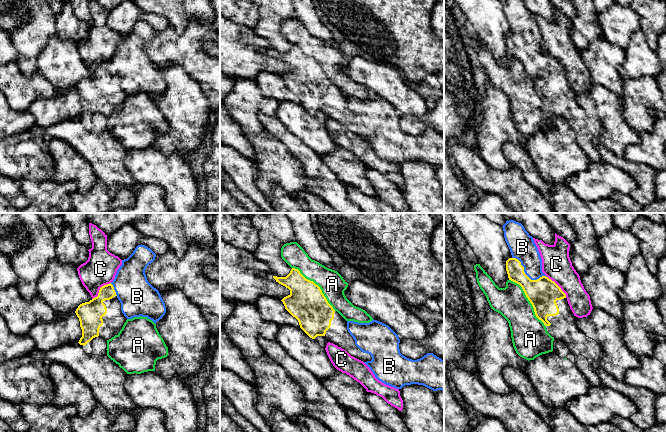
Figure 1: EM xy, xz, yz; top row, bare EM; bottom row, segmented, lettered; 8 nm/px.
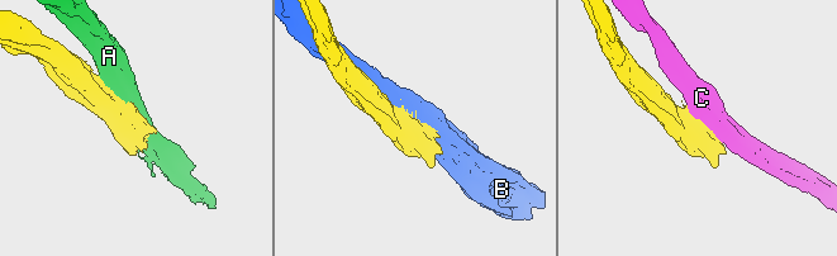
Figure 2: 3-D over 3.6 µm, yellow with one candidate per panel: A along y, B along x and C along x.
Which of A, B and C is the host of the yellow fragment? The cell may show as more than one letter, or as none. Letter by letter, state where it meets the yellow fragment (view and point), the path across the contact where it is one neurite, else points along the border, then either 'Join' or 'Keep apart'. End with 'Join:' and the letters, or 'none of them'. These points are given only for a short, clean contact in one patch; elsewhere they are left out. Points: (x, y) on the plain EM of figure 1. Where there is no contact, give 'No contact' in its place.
A: Touches yellow at yz (529, 76). Keep apart
B: Touches yellow at yz (525, 50). Keep apart
C: Touches yellow at xy (100, 65). Keep apart
Join: none of them

